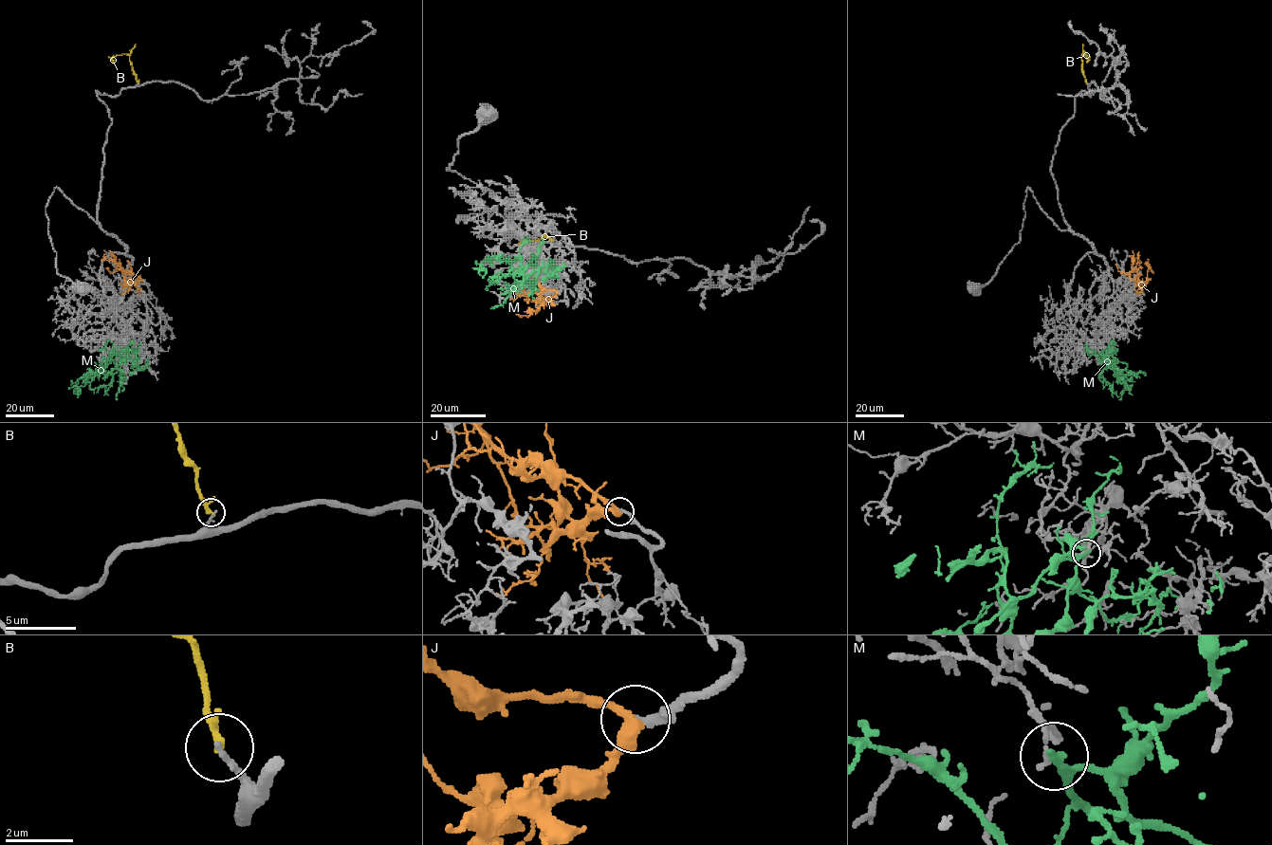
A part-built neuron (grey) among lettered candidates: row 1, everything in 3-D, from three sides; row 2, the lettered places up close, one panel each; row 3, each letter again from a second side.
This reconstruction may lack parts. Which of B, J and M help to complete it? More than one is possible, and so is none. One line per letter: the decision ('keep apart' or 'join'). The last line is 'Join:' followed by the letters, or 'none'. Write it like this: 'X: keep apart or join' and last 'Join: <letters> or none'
B: keep apart
J: join
M: keep apart
Join: J

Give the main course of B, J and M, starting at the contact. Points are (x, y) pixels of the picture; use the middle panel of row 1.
B: (552, 240), (542, 235), (538, 240), (524, 240), (519, 244)
J: (557, 291), (528, 315), (520, 316), (517, 311)
M: (538, 259), (524, 266), (520, 259), (509, 264), (502, 256), (494, 256), (481, 265), (486, 271), (483, 278)

